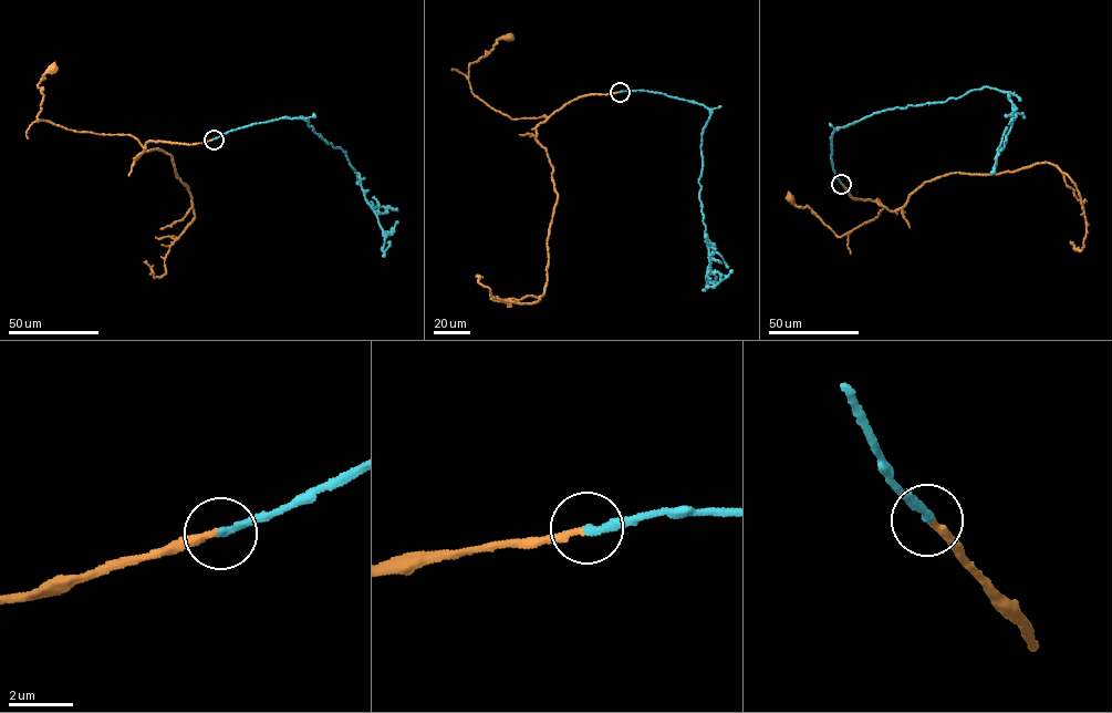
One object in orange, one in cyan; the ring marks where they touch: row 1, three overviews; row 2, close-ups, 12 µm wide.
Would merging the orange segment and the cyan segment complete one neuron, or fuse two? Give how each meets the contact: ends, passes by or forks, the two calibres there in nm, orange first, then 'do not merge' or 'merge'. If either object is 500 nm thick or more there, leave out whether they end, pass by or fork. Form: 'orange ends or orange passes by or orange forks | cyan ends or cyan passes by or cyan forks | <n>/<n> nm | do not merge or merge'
orange ends | cyan ends | 220/240 nm | merge

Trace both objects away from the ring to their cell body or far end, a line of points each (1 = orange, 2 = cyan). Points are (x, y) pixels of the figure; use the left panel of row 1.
1: (214, 138), (190, 144), (148, 141), (143, 148), (128, 134), (38, 121), (43, 97), (38, 84), (51, 70)
2: (214, 138), (281, 117), (307, 120), (302, 116), (328, 144), (345, 153), (387, 235), (383, 250), (390, 241)

